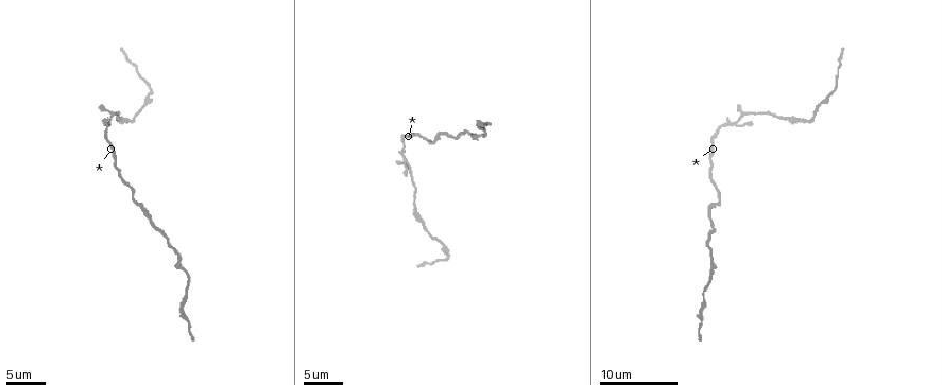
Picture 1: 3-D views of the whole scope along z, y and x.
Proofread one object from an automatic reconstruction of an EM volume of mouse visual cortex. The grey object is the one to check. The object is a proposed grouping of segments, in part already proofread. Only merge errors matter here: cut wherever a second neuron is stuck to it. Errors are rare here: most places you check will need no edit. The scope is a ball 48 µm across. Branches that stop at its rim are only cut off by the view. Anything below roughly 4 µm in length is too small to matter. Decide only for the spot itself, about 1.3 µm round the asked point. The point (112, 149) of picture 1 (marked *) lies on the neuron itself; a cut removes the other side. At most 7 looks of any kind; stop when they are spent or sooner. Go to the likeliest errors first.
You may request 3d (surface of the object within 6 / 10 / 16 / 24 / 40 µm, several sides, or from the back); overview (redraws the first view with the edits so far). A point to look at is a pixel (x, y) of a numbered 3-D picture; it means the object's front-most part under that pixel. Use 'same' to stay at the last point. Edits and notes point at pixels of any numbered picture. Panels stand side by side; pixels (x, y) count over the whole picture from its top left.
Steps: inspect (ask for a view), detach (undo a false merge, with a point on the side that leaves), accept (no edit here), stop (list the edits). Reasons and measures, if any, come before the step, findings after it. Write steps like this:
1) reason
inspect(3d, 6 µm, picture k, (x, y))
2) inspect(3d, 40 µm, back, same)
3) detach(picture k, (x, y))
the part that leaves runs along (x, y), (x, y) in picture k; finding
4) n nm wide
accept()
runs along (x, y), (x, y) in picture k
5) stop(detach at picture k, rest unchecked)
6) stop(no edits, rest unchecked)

inspect(3d, 6 µm, picture 1, (406, 160))

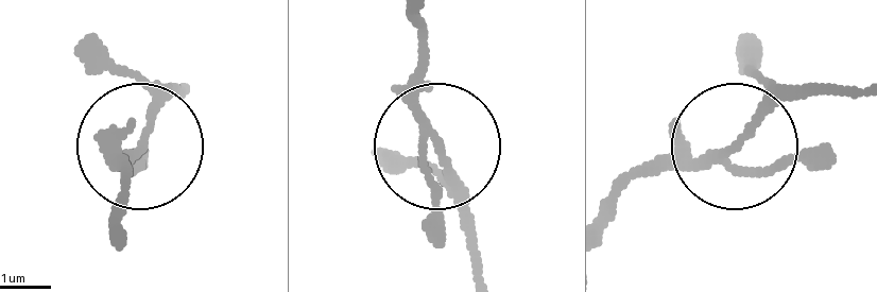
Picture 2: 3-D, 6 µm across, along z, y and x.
accept()
runs along (413, 15), (426, 53), (413, 104), (473, 226) in picture 2; all the same neuron

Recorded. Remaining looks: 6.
sudden change in width
inspect(3d, 6 µm, picture 1, (833, 93))

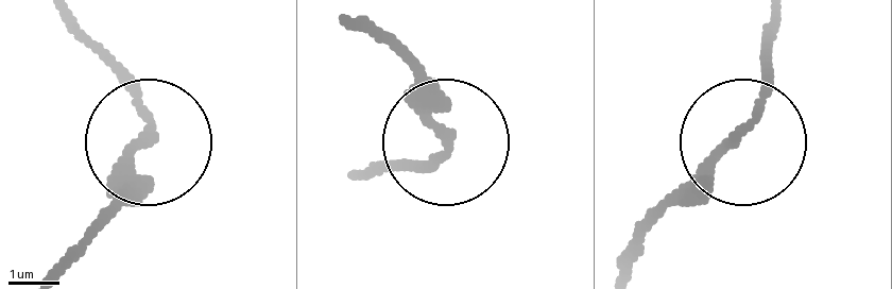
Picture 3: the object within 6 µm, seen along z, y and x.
inspect(3d, 6 µm, back, picture 3, (731, 141))

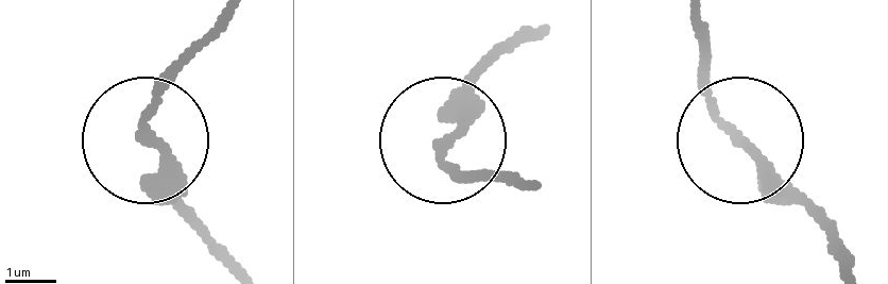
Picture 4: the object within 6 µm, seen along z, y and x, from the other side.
accept()
runs along (236, 262), (142, 135), (147, 110), (198, 50) in picture 4; one neuron here

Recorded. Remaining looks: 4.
thick turns thin
inspect(3d, 10 µm, picture 1, (434, 142))

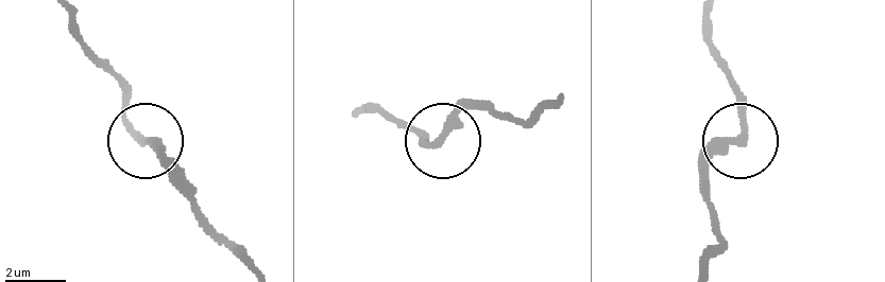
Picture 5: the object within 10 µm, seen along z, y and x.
accept()
runs along (64, 12), (80, 41), (120, 87), (133, 125), (191, 183) in picture 5; one neuron here

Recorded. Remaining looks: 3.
thick turns thin
inspect(3d, 10 µm, picture 1, (782, 116))

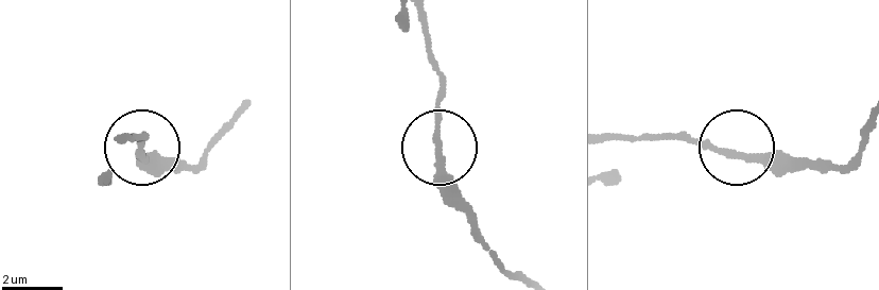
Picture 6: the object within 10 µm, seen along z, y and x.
accept()
runs along (420, 21), (443, 90), (435, 113), (443, 182), (466, 217) in picture 6; all the same neuron

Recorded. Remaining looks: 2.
stop(no edits, rest unchecked)

